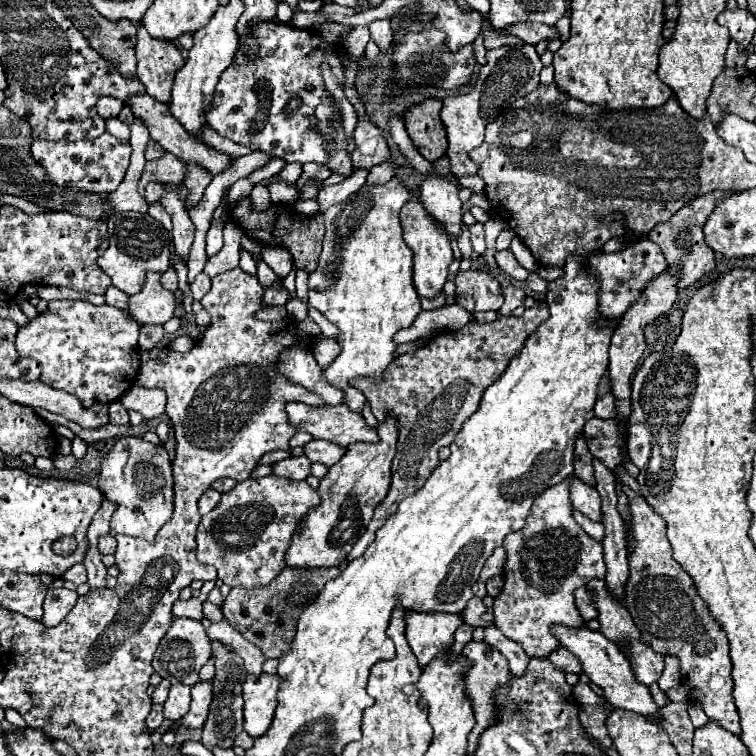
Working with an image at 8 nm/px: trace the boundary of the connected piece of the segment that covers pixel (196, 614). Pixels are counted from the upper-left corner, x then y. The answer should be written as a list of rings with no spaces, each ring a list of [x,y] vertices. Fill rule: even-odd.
[[[207,581],[203,584],[203,590],[197,598],[190,600],[178,600],[174,604],[174,616],[184,616],[184,618],[192,618],[192,620],[202,620],[202,605],[207,598],[209,592],[215,587],[215,581]]]

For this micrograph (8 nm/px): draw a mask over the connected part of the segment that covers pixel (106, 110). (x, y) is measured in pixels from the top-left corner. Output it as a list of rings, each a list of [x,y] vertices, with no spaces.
[[[102,96],[98,102],[96,102],[96,110],[102,118],[112,118],[112,116],[118,116],[118,112],[122,110],[122,102],[116,100],[116,98],[110,98],[110,96]]]

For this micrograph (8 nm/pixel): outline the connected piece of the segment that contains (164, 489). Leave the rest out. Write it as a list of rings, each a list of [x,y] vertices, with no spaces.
[[[120,438],[112,452],[102,460],[98,488],[100,492],[118,504],[112,516],[112,530],[116,534],[126,534],[134,538],[154,540],[158,530],[170,520],[174,510],[174,490],[172,490],[172,464],[168,452],[160,446],[148,444],[142,438]]]

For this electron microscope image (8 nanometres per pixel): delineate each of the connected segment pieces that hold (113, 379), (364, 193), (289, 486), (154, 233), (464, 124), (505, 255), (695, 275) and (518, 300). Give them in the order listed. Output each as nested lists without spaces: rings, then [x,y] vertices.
[[[54,300],[48,310],[18,330],[16,350],[40,362],[40,380],[50,388],[70,392],[90,408],[92,404],[110,404],[122,398],[140,372],[138,354],[140,324],[124,310],[108,304],[94,306],[84,300]]]
[[[392,178],[386,184],[366,182],[348,200],[330,206],[324,212],[326,234],[318,268],[308,276],[310,306],[320,310],[340,330],[338,344],[342,346],[342,352],[322,374],[334,388],[346,392],[346,404],[358,412],[362,412],[366,398],[360,390],[352,388],[348,382],[362,376],[372,376],[374,380],[380,382],[382,374],[386,372],[386,366],[394,360],[392,354],[396,350],[396,344],[392,342],[392,336],[398,330],[408,328],[420,314],[420,296],[416,294],[412,282],[412,250],[406,246],[402,238],[402,224],[400,224],[400,210],[410,198],[412,198],[410,190],[398,178]]]
[[[270,474],[266,478],[238,482],[230,492],[222,494],[222,500],[212,512],[202,516],[196,534],[198,560],[216,566],[218,578],[232,588],[268,586],[286,566],[284,556],[300,522],[318,504],[318,492],[304,480],[296,482]]]
[[[118,212],[108,218],[110,246],[98,258],[98,266],[112,278],[112,284],[126,294],[136,294],[146,282],[146,272],[170,268],[170,232],[160,222],[140,212]]]
[[[532,44],[522,48],[498,48],[486,52],[488,64],[480,68],[480,76],[474,88],[466,96],[448,96],[442,106],[442,122],[448,132],[448,158],[450,158],[450,172],[456,178],[474,176],[478,172],[478,164],[474,164],[468,156],[484,140],[484,128],[488,122],[496,120],[504,108],[508,108],[516,98],[530,94],[538,84],[538,76],[542,70],[540,56],[536,54]]]
[[[506,250],[506,252],[496,252],[496,264],[508,274],[508,276],[512,276],[514,280],[526,280],[528,278],[528,270],[524,270],[520,264],[518,264],[518,260],[514,258],[514,254],[510,252],[510,250]]]
[[[736,190],[708,192],[706,196],[700,196],[694,202],[686,204],[682,210],[678,210],[666,224],[658,224],[648,234],[648,238],[662,248],[668,264],[682,264],[682,280],[678,282],[680,290],[688,288],[690,284],[698,282],[702,276],[706,276],[708,272],[712,272],[712,268],[714,268],[714,252],[704,242],[702,226],[708,220],[708,216],[712,214],[712,208],[716,208],[716,200],[720,200],[720,196],[732,196],[732,192],[736,192]]]
[[[508,286],[502,292],[504,292],[504,306],[498,310],[498,314],[500,316],[510,316],[510,312],[514,308],[518,308],[520,304],[524,304],[526,292],[522,288],[516,288],[516,286]]]

